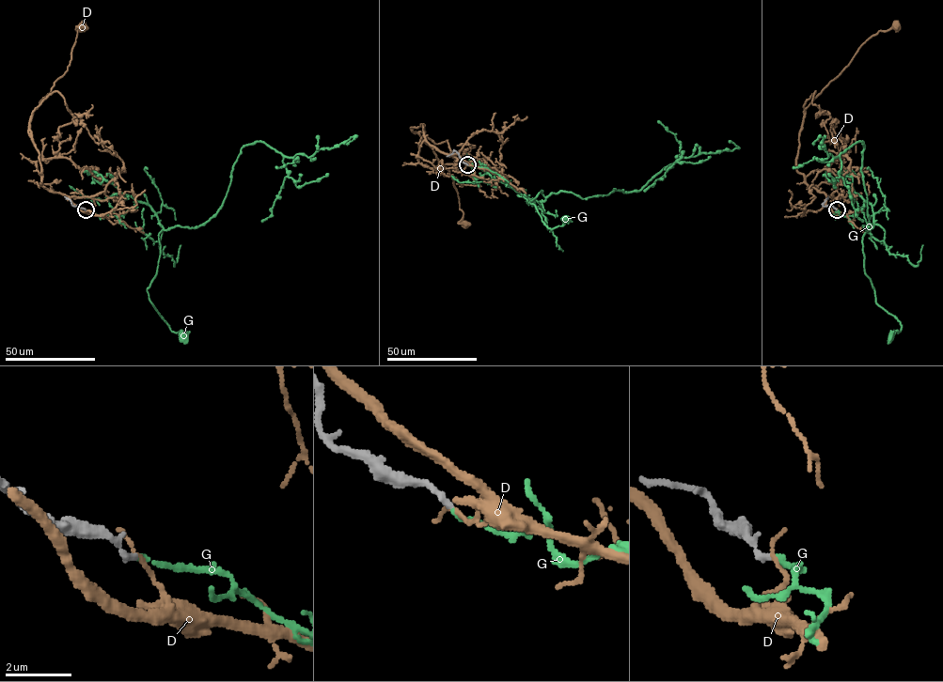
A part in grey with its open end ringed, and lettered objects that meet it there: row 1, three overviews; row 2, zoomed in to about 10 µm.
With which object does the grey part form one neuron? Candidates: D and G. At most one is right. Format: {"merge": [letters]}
{"merge": ["G"]}

